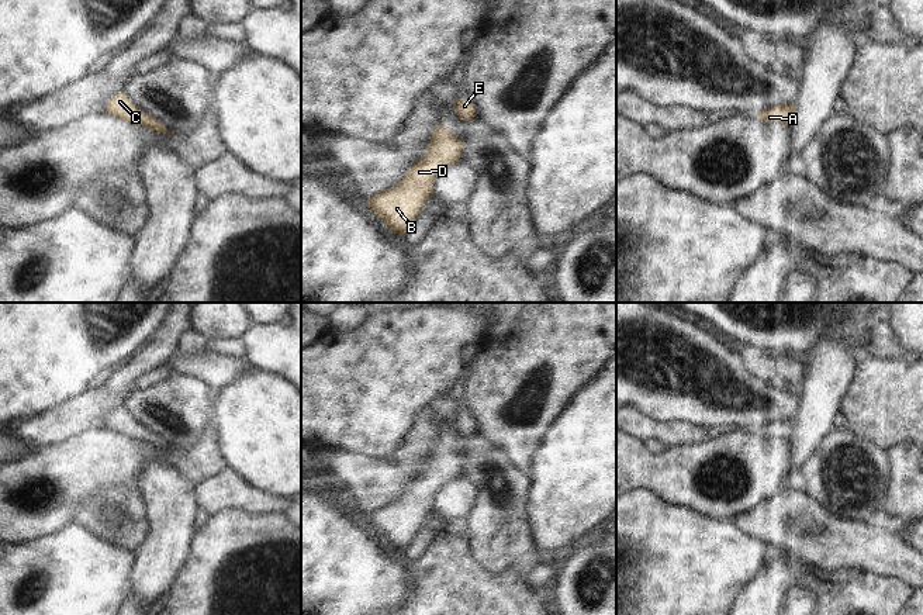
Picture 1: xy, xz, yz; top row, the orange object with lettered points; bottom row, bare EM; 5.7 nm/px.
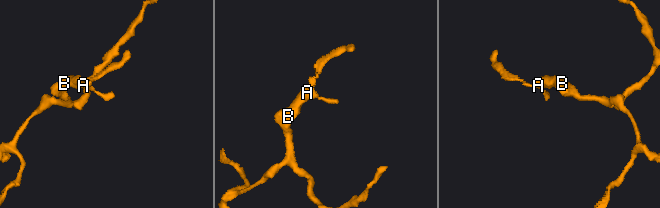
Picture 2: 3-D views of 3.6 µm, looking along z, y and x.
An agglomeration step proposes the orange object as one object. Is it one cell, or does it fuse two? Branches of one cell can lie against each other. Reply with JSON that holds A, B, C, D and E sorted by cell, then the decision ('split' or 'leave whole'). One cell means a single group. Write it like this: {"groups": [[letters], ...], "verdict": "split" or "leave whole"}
{"groups": [["A", "B", "C", "D", "E"]], "verdict": "leave whole"}

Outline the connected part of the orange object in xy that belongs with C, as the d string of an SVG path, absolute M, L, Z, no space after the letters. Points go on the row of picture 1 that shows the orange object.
M122 91L120 94L115 94L104 107L104 111L111 114L113 117L117 117L120 120L124 120L127 122L131 122L134 125L142 125L155 134L165 134L169 135L170 132L165 128L165 125L153 118L152 115L146 114L144 110L138 108Z

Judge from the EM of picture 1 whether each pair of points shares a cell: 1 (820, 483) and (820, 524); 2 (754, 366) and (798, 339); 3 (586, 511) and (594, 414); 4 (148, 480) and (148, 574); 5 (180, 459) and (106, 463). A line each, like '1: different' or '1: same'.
1: different
2: different
3: same
4: same
5: same

